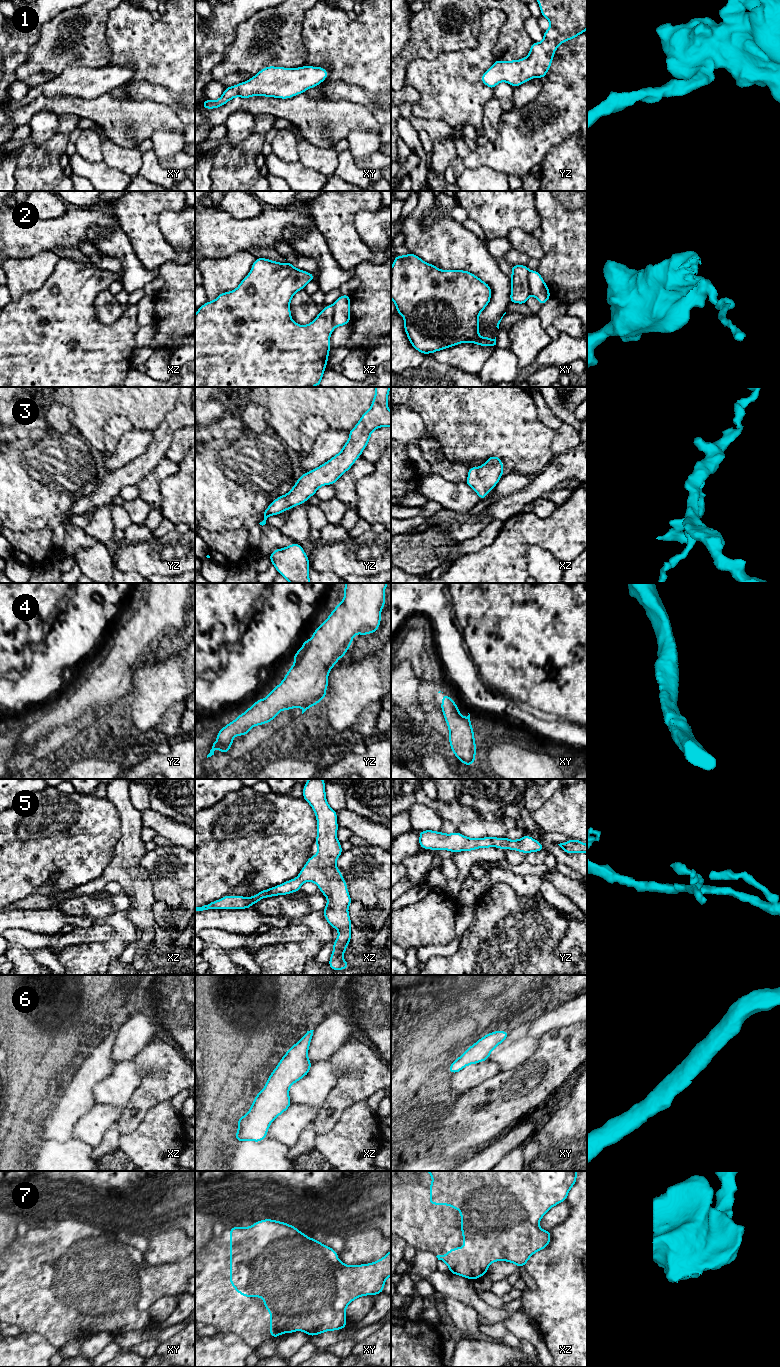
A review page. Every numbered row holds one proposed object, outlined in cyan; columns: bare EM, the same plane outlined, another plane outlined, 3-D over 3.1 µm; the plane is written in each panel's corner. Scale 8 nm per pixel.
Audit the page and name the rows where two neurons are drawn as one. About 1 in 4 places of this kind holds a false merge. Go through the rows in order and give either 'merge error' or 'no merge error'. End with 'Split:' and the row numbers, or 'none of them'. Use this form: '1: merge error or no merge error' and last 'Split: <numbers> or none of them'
1: no merge error
2: merge error
3: no merge error
4: no merge error
5: no merge error
6: no merge error
7: no merge error
Split: 2

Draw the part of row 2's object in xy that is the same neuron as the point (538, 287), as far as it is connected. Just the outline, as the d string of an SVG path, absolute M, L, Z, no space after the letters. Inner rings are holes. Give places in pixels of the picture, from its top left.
M537 270L529 272L529 288L531 295L534 296L541 305L544 305L551 297L545 281Z

